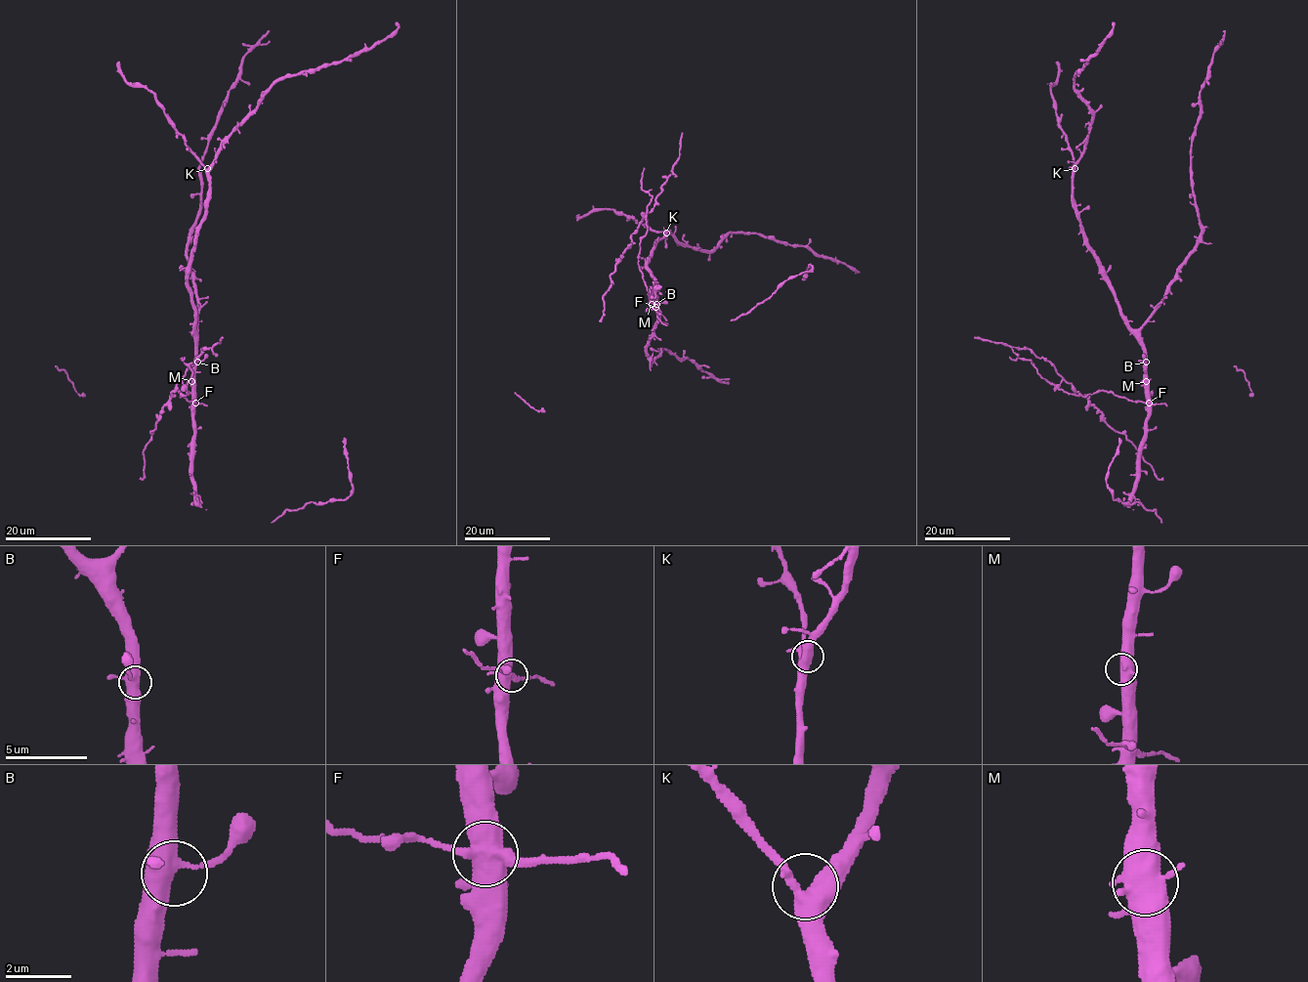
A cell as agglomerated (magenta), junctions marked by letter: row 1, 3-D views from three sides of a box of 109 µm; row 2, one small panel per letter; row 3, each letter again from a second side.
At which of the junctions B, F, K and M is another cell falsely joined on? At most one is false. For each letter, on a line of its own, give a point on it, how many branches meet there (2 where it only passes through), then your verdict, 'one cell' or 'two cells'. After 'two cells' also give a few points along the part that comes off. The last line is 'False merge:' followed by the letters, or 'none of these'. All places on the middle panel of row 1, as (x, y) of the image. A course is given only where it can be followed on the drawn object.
B: (656, 304) | 4 | one cell
F: (655, 307) | 5 | two cells
K: (666, 233) | 4 | one cell
M: (652, 304) | 5 | one cell
False merge: F

